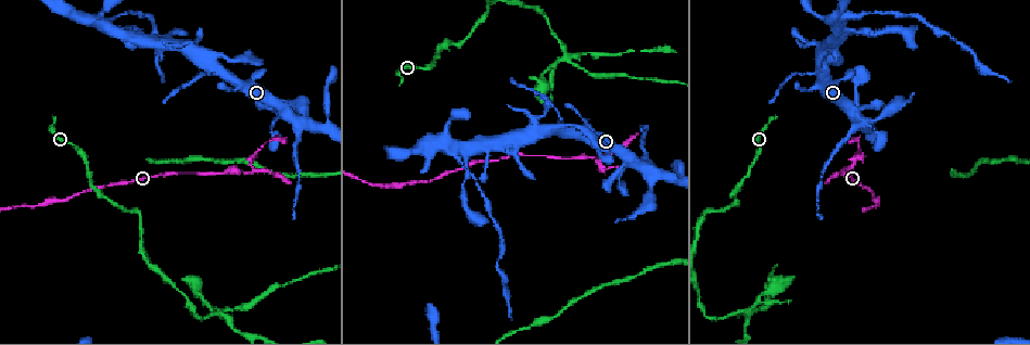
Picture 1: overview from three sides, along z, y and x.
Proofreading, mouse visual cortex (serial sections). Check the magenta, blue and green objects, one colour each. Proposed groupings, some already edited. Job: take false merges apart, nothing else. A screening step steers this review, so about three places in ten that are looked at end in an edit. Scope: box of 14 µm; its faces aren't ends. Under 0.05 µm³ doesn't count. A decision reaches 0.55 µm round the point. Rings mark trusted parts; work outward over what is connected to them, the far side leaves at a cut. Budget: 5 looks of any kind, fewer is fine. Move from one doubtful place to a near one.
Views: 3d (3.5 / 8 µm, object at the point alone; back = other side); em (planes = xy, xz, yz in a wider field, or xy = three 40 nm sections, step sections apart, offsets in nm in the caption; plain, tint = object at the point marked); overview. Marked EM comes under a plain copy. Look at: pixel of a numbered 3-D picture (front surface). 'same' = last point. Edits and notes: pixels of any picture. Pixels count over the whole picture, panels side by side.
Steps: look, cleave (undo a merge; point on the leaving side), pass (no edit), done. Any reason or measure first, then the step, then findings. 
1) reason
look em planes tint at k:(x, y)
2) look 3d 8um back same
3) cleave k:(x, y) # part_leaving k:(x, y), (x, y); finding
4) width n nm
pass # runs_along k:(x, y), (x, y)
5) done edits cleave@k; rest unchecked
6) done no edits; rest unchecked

sudden change in width
look 3d 3.5um at 1:(645, 153)

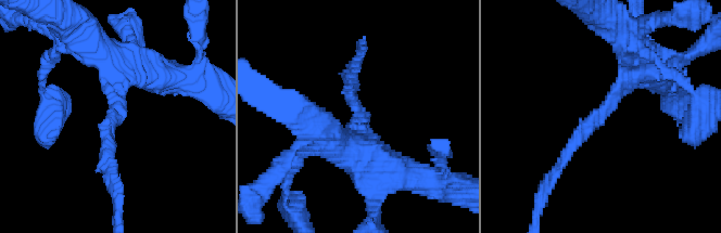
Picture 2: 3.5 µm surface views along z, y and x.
arm_widths 200, 400 nm; shape alone is not enough
look em planes tint at 2:(358, 113)

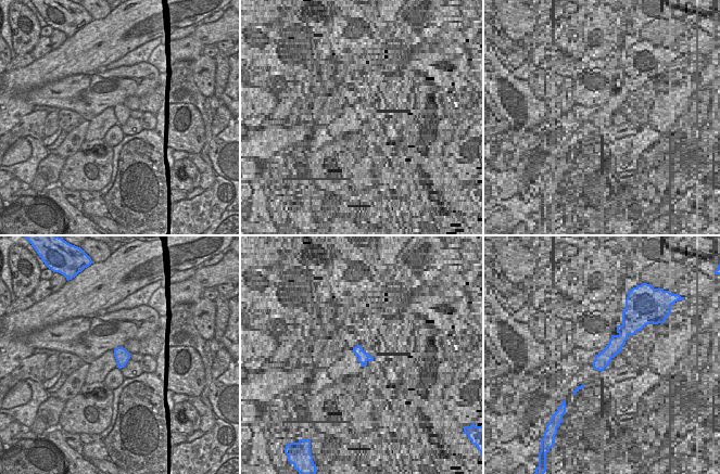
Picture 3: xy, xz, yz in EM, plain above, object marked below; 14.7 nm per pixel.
cut it another way
look em xy step 3 tint same

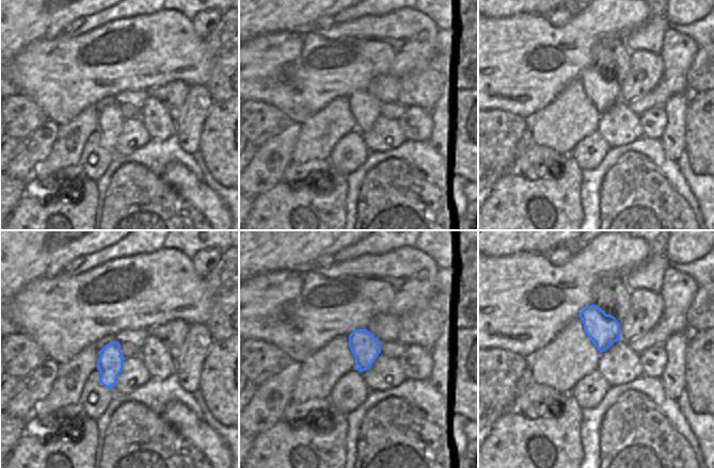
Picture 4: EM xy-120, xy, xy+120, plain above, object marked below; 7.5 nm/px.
cleave 2:(113, 164) # part_leaving 2:(108, 131), (117, 218); a second cell is stuck on

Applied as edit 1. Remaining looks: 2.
abrupt turn
look 3d 3.5um at 1:(250, 174)

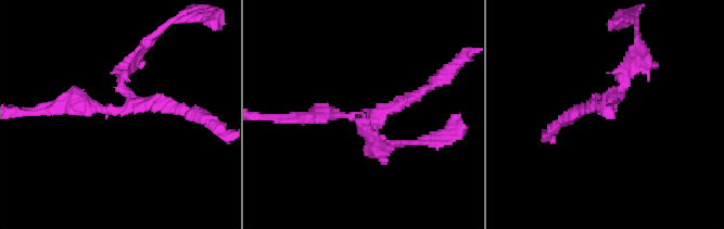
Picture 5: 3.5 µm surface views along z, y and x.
look em xy step 2 tint at 5:(369, 118)

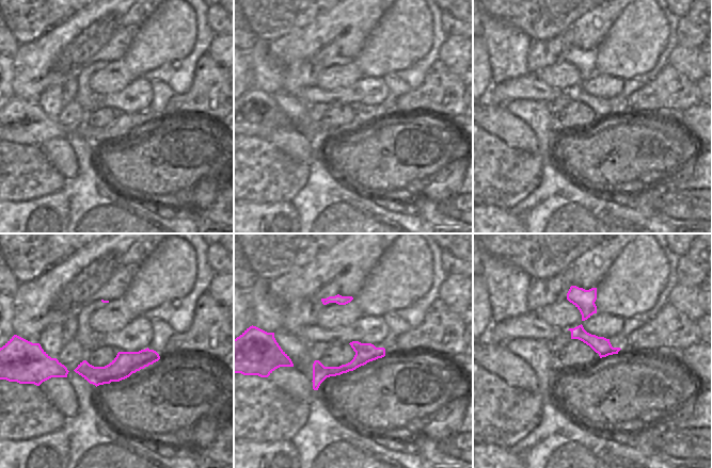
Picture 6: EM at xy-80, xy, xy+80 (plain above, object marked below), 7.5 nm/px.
cleave 5:(625, 66) # a second cell is stuck on

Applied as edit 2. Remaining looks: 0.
done edits cleave@2, cleave@5; rest unchecked

